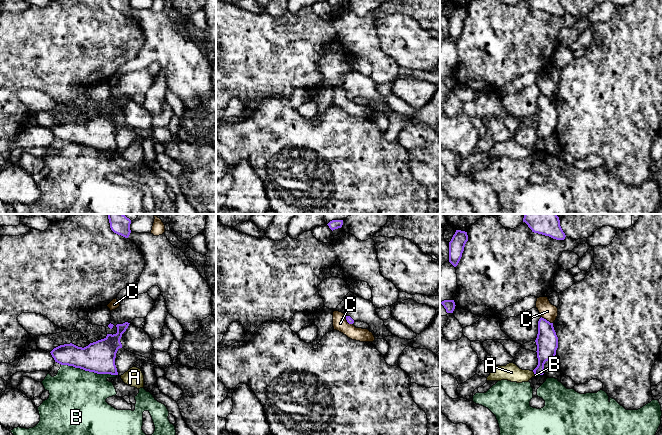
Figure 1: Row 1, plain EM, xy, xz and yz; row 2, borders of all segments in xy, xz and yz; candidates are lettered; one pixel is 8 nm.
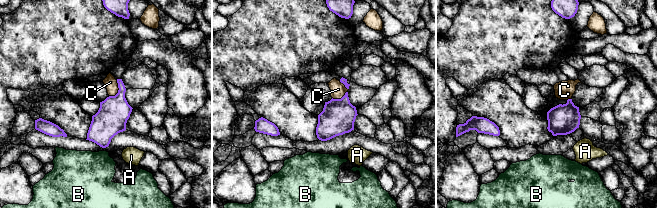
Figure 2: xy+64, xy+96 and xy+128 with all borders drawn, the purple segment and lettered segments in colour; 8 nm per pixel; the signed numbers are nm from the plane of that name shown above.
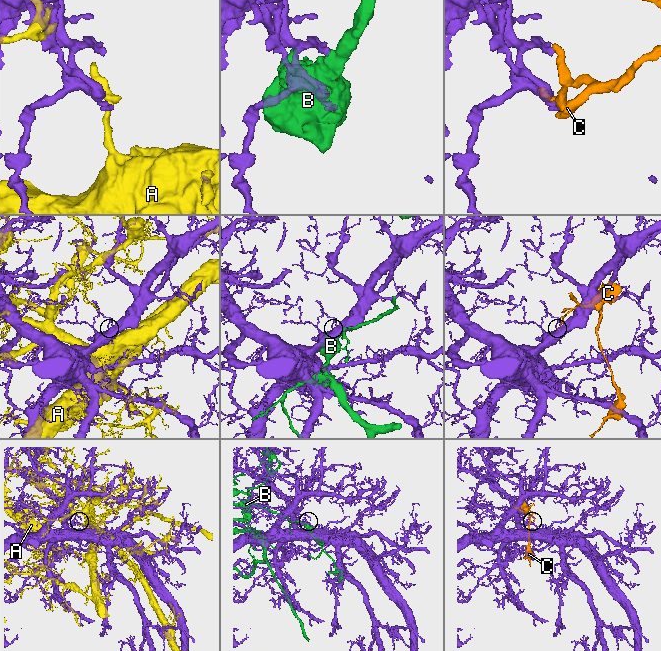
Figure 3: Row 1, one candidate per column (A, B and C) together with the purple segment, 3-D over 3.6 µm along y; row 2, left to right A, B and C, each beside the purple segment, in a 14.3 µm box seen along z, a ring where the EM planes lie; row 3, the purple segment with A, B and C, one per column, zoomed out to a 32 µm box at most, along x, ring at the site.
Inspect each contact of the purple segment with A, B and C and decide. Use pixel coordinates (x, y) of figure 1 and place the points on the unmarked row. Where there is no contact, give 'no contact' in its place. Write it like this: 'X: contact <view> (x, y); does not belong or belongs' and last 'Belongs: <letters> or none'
A: contact yz (534, 149); does not belong
B: contact xy (89, 147); does not belong
C: contact yz (546, 96); does not belong
Belongs: none

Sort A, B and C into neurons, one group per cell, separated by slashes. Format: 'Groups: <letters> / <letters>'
Groups: A / B / C

